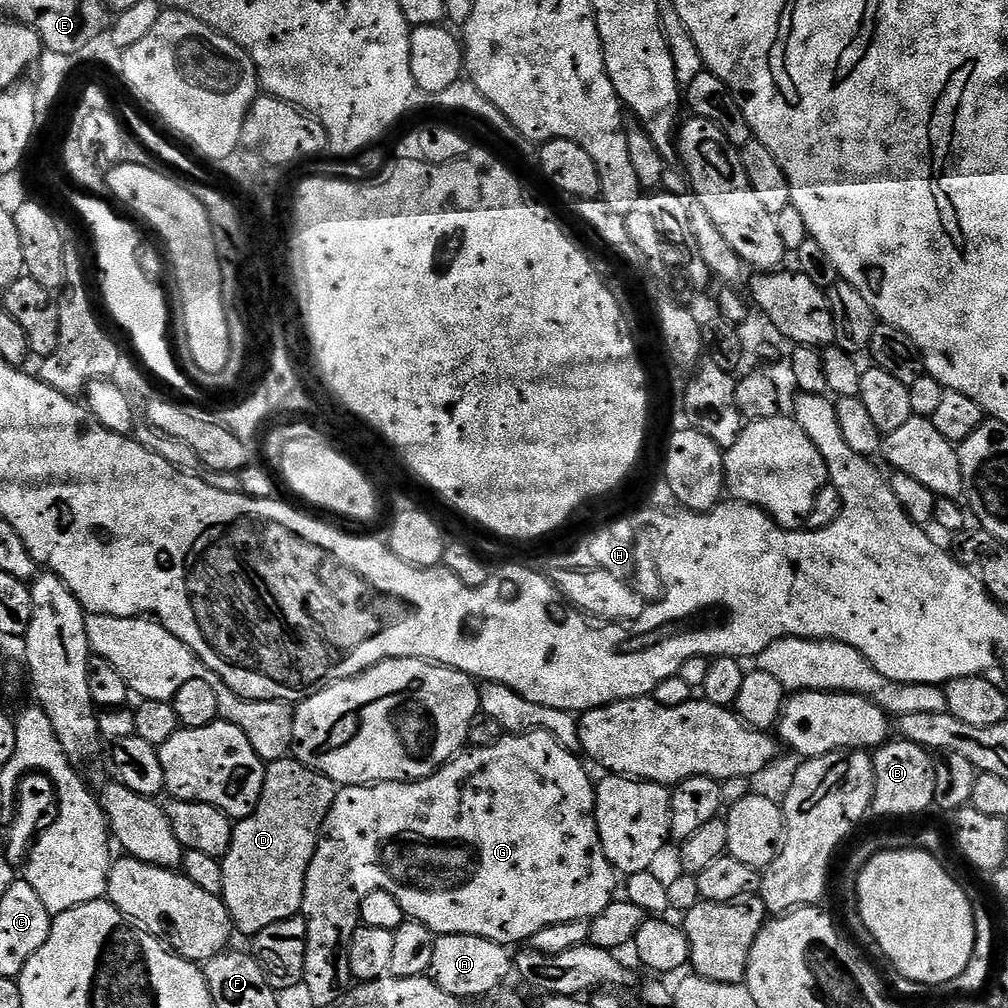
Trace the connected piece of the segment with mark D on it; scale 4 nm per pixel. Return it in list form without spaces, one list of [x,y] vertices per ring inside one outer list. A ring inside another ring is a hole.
[[[285,758],[282,760],[273,760],[264,769],[264,789],[258,798],[258,806],[251,812],[249,816],[243,817],[233,827],[232,841],[230,842],[230,850],[222,857],[224,865],[224,894],[223,901],[228,907],[229,914],[232,915],[232,923],[237,933],[245,932],[248,938],[257,936],[262,930],[266,930],[266,926],[274,926],[274,922],[282,922],[290,919],[291,916],[297,915],[304,907],[304,887],[306,886],[306,870],[310,866],[310,862],[314,858],[314,850],[316,843],[320,840],[320,831],[326,822],[326,814],[330,814],[332,803],[336,797],[338,785],[330,778],[326,778],[321,772],[314,771],[313,768],[307,768],[305,764],[300,764],[294,758]]]

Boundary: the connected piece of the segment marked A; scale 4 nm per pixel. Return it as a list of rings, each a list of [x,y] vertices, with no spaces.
[[[474,934],[437,935],[434,942],[434,959],[430,962],[428,972],[434,983],[446,990],[446,994],[463,1000],[488,998],[508,975],[513,975],[514,956],[505,945],[490,942]]]

